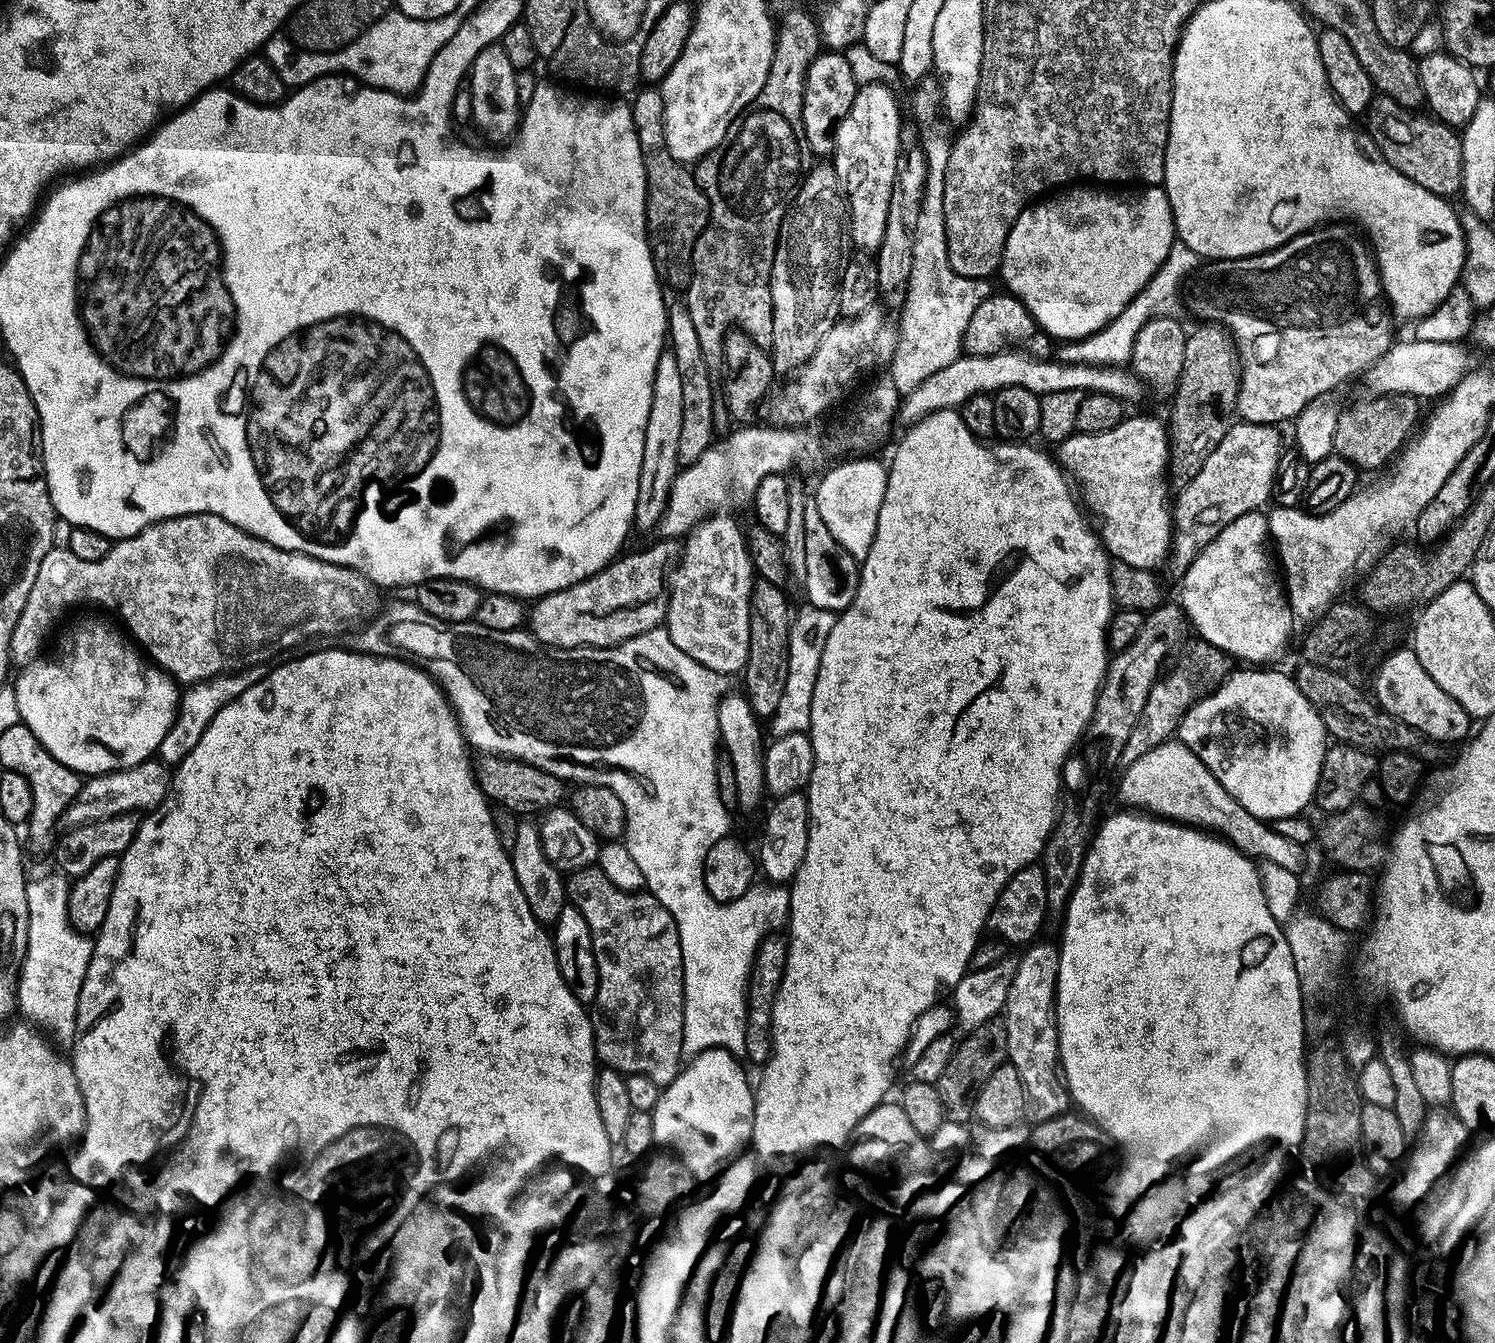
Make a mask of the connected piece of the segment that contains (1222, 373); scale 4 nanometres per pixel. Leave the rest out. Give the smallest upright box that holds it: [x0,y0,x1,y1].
[1166,322,1241,486]

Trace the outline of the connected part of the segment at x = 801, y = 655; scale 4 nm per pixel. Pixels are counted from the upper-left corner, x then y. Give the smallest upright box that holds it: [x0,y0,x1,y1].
[770,605,837,737]

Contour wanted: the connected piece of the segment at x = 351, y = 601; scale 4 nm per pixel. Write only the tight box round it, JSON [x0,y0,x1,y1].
[10,512,374,686]

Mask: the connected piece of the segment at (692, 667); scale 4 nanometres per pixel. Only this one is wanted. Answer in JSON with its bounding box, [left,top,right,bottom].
[350,602,790,1058]

